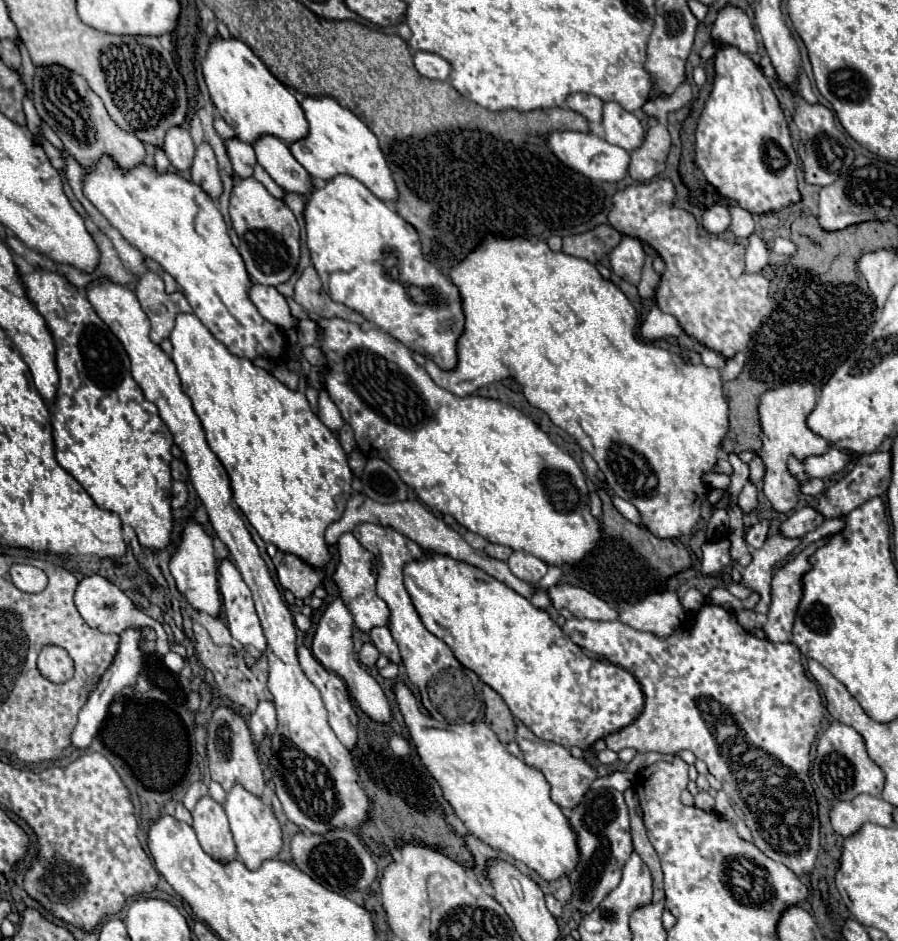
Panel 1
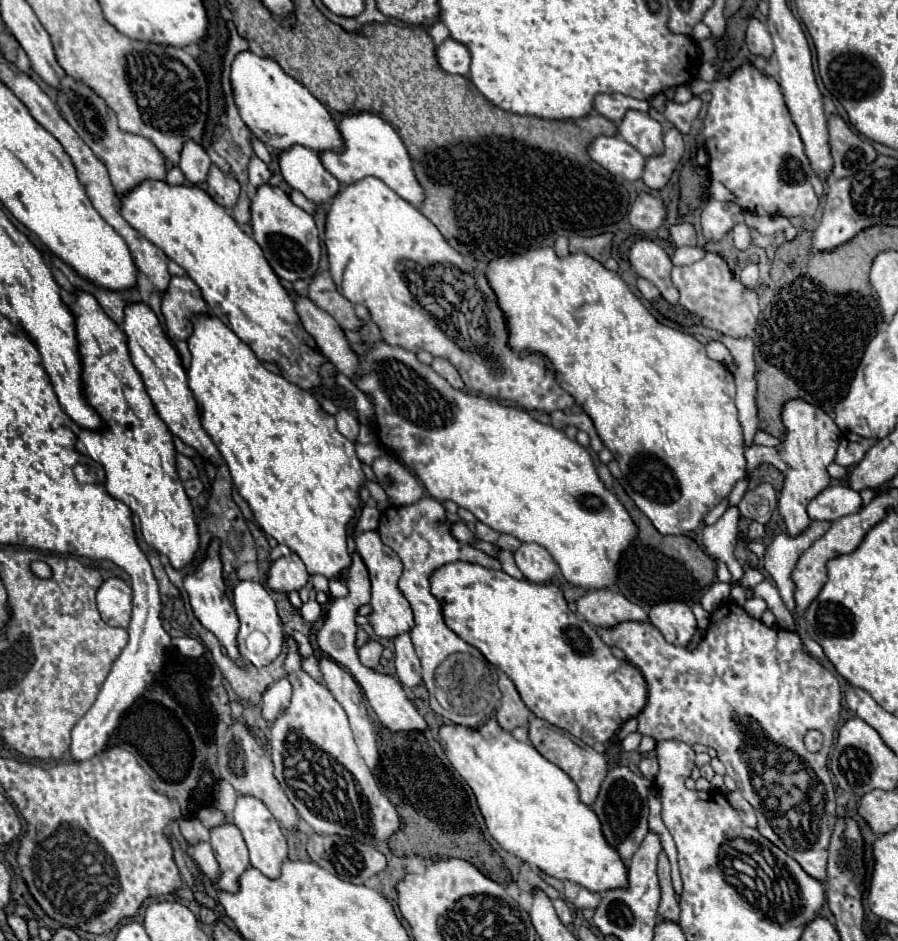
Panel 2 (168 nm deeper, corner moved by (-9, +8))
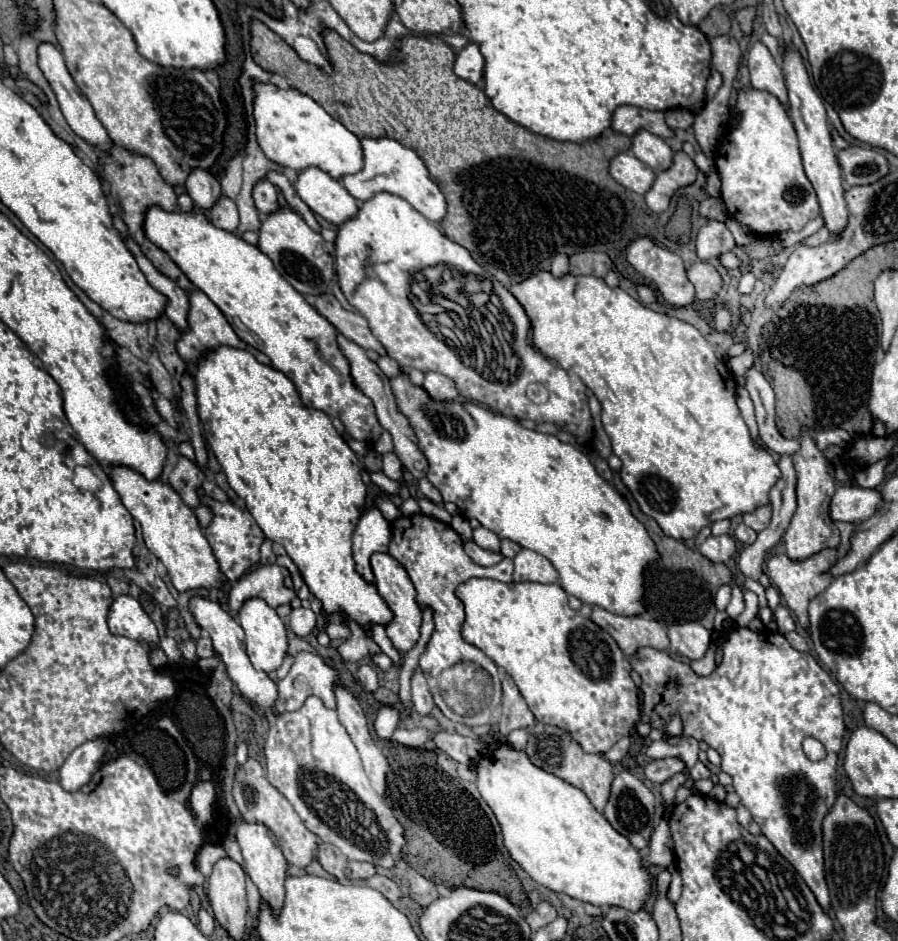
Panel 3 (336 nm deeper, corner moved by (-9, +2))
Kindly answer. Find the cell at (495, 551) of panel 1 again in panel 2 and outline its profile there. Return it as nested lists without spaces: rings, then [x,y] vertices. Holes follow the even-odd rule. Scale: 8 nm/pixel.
[[[500,535],[500,539],[498,539],[496,545],[498,545],[500,549],[506,549],[506,551],[514,553],[522,543],[520,543],[516,537],[512,537],[512,535]]]

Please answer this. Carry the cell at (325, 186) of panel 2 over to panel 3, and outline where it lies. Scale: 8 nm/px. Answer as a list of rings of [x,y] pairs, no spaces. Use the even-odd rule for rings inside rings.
[[[316,167],[298,173],[294,189],[312,213],[336,227],[354,219],[358,213],[358,201],[344,189],[344,185]]]

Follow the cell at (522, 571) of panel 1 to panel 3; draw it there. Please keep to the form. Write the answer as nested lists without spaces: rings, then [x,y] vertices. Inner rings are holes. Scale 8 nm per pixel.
[[[520,549],[520,553],[514,557],[514,583],[522,581],[556,583],[558,573],[544,555],[530,549]]]

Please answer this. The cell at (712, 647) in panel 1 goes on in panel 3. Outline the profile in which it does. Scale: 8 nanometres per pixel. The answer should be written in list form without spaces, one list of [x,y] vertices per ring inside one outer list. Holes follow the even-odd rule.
[[[736,625],[728,627],[726,629],[726,641],[722,645],[724,649],[724,661],[720,667],[714,669],[714,673],[710,677],[698,677],[690,665],[686,663],[680,663],[680,661],[674,661],[668,653],[664,651],[656,651],[656,649],[640,649],[636,657],[630,659],[632,663],[632,669],[642,677],[642,703],[644,703],[644,713],[642,713],[642,721],[650,721],[652,727],[656,729],[662,729],[672,715],[680,715],[682,721],[684,721],[684,735],[692,735],[696,737],[698,741],[706,741],[710,747],[714,747],[720,757],[722,757],[722,771],[728,773],[732,779],[734,779],[734,791],[738,793],[742,805],[752,813],[754,821],[760,825],[762,833],[770,839],[770,843],[794,865],[794,869],[800,873],[800,877],[806,881],[806,885],[812,889],[812,893],[816,895],[818,903],[822,909],[830,909],[830,895],[828,895],[828,885],[824,881],[824,857],[822,857],[822,819],[824,815],[828,813],[828,805],[826,801],[834,801],[836,799],[836,765],[838,765],[838,753],[842,749],[842,737],[844,737],[844,721],[842,721],[842,705],[840,705],[840,691],[836,687],[836,683],[832,681],[832,677],[818,665],[818,661],[810,655],[810,653],[800,653],[796,651],[782,635],[774,633],[774,643],[770,641],[770,633],[768,631],[750,631],[748,627],[746,629],[740,629]],[[804,737],[814,737],[818,739],[826,751],[828,751],[828,757],[824,761],[810,761],[804,751],[802,751],[802,739]]]

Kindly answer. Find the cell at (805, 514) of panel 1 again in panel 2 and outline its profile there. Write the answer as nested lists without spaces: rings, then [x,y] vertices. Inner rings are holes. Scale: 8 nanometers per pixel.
[[[846,485],[826,487],[806,507],[812,521],[836,521],[844,515],[860,511],[860,493]]]

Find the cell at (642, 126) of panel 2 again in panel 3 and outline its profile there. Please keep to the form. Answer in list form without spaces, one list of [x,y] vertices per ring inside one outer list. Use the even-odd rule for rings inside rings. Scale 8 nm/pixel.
[[[638,131],[632,137],[632,147],[630,151],[648,167],[652,167],[656,173],[662,173],[662,169],[670,167],[670,161],[674,157],[672,149],[666,145],[664,139],[648,133],[648,131]]]

